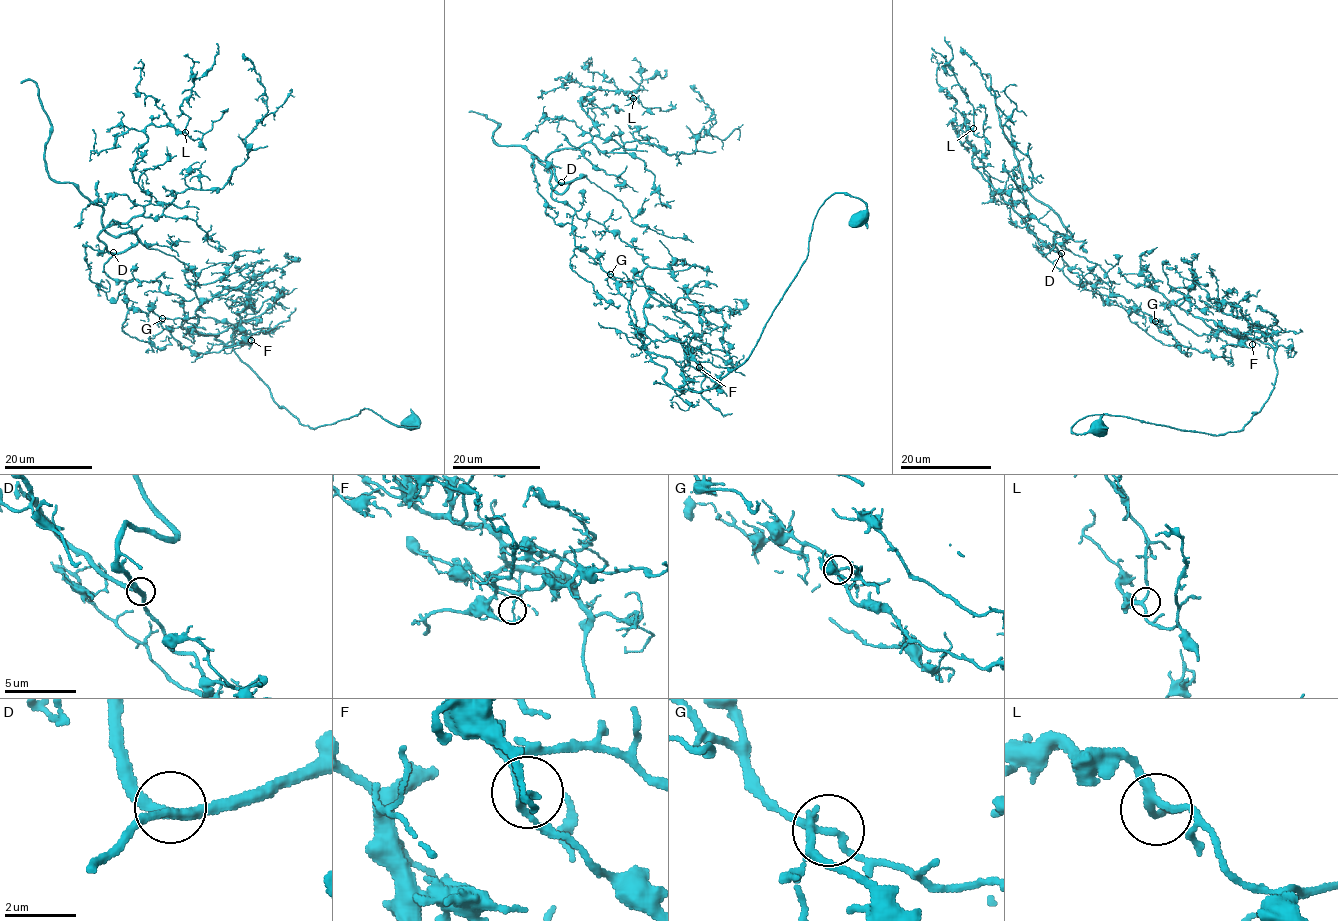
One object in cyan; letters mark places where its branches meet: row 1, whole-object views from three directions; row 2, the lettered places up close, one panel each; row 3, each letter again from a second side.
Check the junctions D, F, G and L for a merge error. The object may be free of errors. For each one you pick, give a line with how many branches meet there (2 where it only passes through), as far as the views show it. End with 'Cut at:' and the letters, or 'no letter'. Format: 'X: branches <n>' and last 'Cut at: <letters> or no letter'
F: branches 2
Cut at: F

